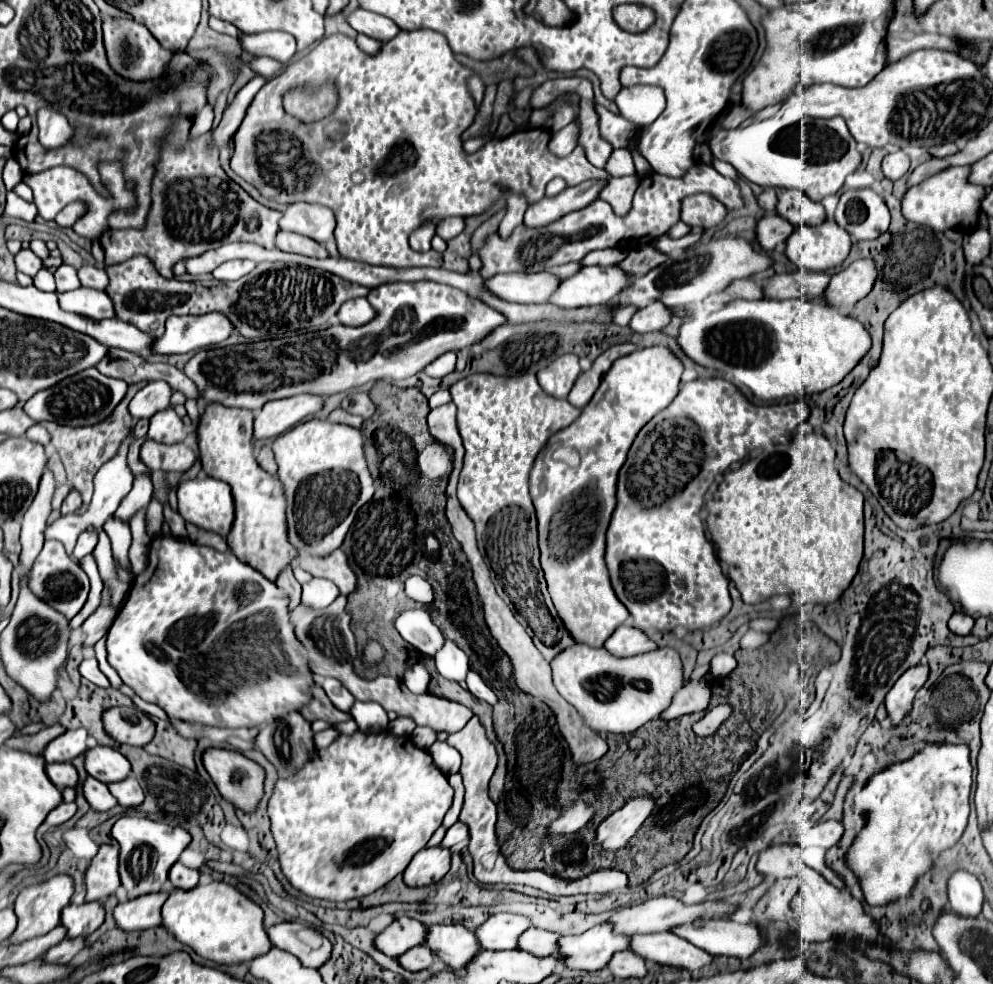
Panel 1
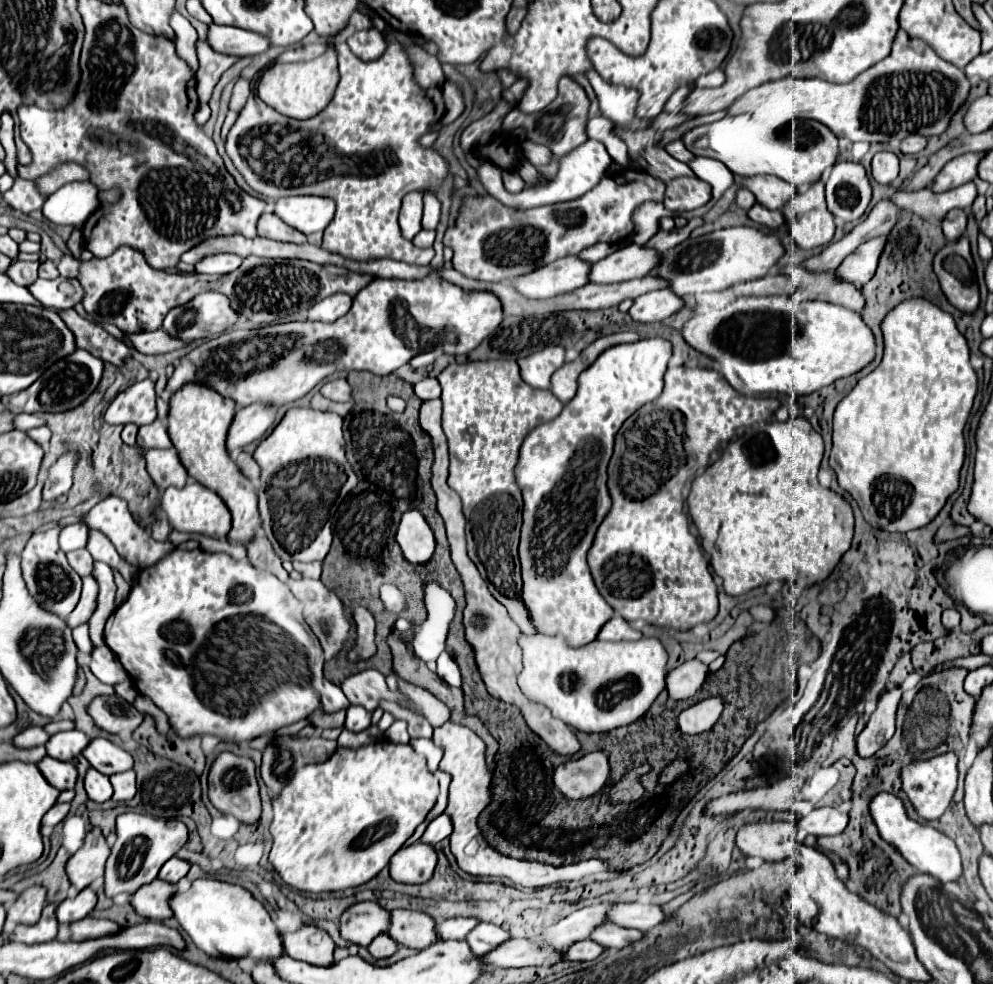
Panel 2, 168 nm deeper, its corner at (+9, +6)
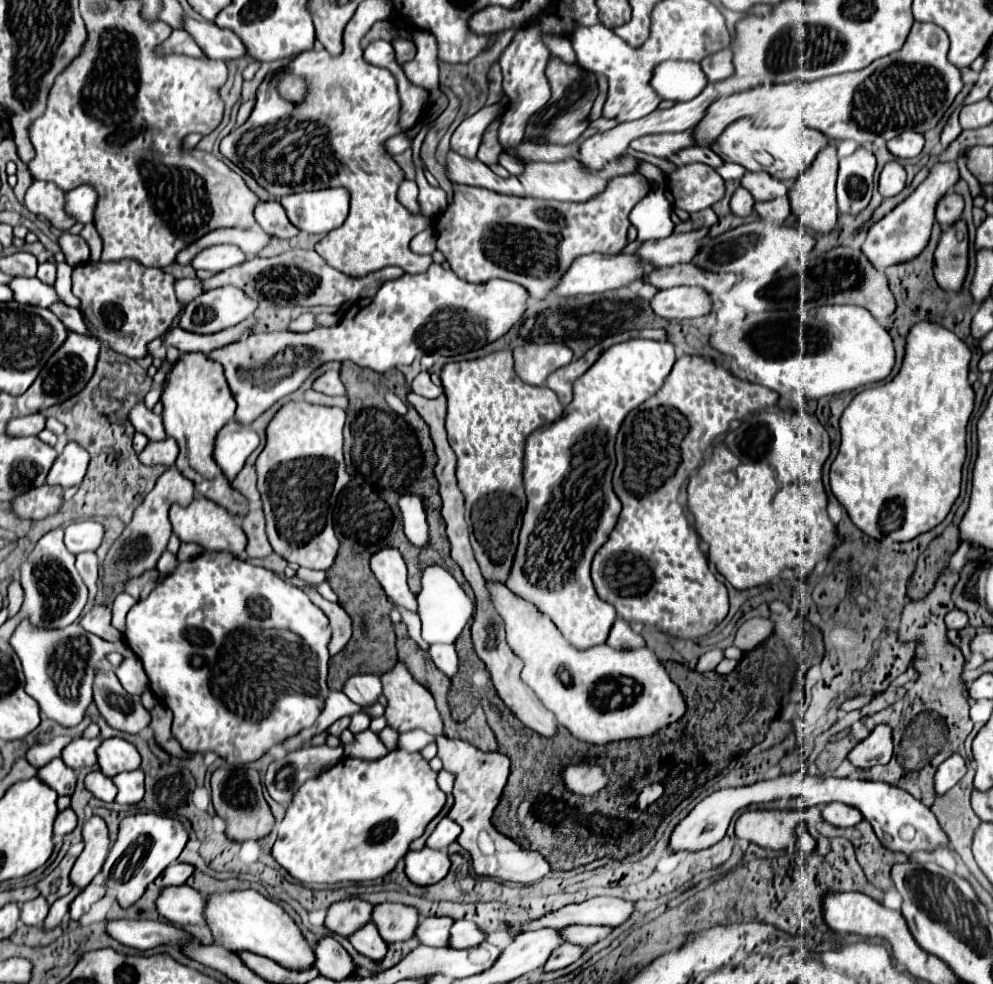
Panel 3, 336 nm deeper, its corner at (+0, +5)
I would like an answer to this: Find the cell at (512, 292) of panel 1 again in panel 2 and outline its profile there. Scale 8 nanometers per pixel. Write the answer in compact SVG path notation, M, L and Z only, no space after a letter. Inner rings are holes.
M564 256L534 270L532 274L510 280L510 284L528 298L552 298L586 286L590 282L590 268L590 262L580 256Z

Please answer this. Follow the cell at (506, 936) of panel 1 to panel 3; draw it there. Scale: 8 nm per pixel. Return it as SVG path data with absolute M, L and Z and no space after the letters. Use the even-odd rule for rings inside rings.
M451 917L421 919L417 929L417 939L427 947L449 947L451 925L453 925Z

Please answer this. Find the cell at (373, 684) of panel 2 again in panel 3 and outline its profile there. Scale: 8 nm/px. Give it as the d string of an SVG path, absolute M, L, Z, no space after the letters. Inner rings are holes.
M373 673L353 675L345 681L343 693L347 693L347 697L353 703L367 707L367 705L375 703L379 699L379 695L383 693L381 677L373 675Z

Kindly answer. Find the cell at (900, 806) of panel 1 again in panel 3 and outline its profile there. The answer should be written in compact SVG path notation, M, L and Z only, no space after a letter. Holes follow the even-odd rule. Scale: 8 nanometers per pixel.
M951 755L947 761L939 765L935 773L935 795L937 797L945 795L951 787L955 787L955 783L959 783L959 779L963 779L965 773L967 773L965 759L961 755Z

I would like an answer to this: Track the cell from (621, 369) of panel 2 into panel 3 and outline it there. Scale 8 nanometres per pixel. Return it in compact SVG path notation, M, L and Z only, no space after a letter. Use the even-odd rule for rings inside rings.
M631 339L609 347L595 361L595 365L573 383L573 401L565 407L563 417L539 427L527 437L523 459L527 511L507 587L543 611L543 615L547 615L563 637L577 649L589 649L605 643L615 621L615 609L597 597L589 575L593 555L607 541L609 531L615 527L621 513L621 501L611 487L615 469L615 435L623 423L623 417L663 387L663 381L671 373L675 361L675 347L669 341Z

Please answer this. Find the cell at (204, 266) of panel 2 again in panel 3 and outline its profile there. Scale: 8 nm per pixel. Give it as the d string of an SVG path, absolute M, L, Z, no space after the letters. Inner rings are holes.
M215 245L215 247L209 247L207 251L201 251L191 261L191 265L195 269L205 269L205 271L211 271L211 273L219 273L219 271L225 271L225 269L231 269L231 267L243 263L245 259L247 257L235 245Z

